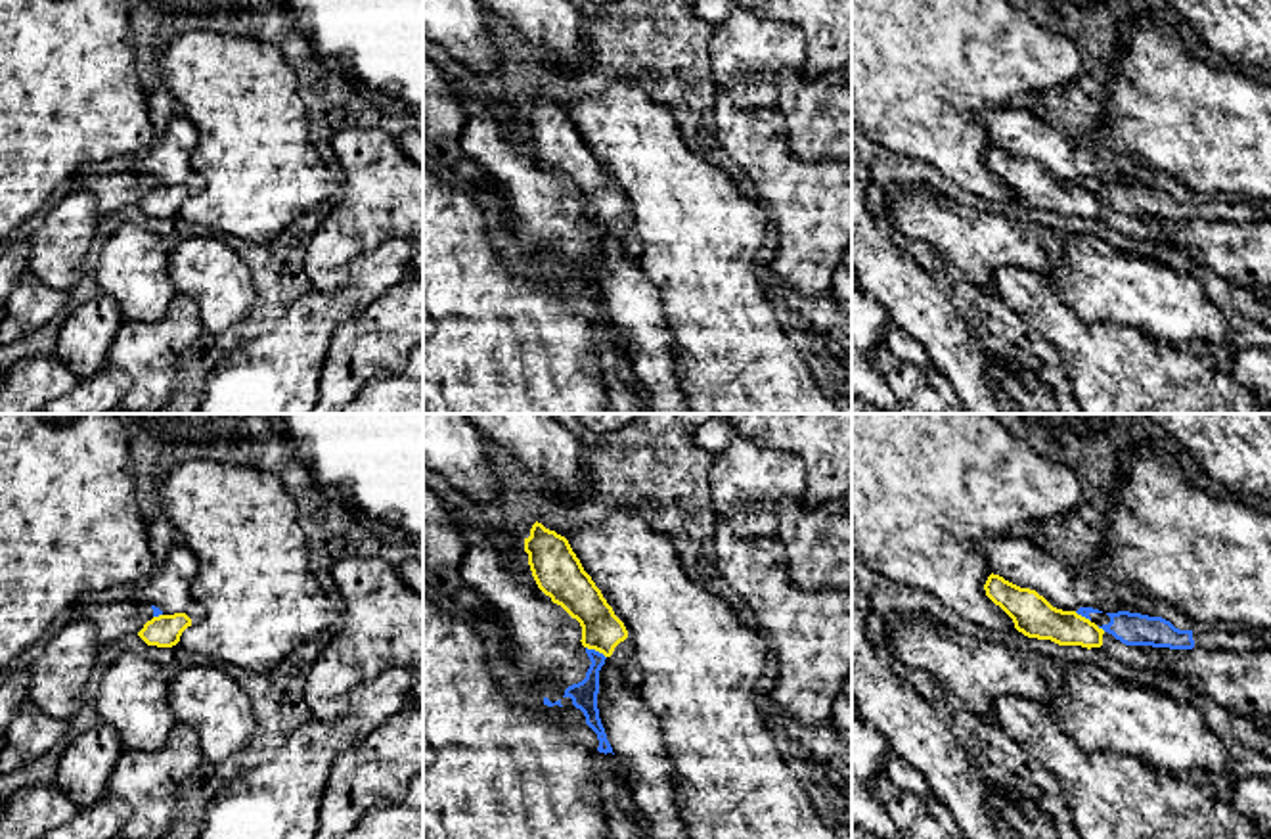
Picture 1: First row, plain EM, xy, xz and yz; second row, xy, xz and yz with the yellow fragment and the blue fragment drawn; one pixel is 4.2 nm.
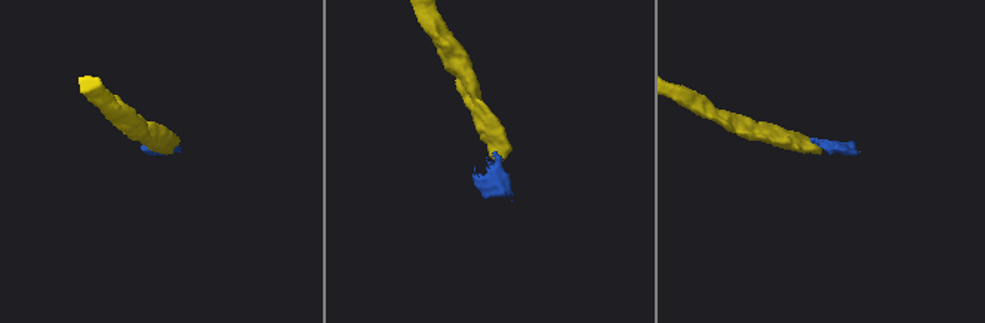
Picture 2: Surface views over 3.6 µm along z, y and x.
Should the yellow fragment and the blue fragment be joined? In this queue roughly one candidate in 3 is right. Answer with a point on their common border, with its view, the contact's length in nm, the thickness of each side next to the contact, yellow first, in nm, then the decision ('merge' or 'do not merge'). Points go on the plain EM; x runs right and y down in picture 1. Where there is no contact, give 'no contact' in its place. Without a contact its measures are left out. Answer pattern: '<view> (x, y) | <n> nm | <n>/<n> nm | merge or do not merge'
xz (596, 221) | 100 nm | 170/110 nm | do not merge

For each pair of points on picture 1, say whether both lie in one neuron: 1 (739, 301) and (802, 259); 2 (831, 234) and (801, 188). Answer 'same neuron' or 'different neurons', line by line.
1: different neurons
2: same neuron

